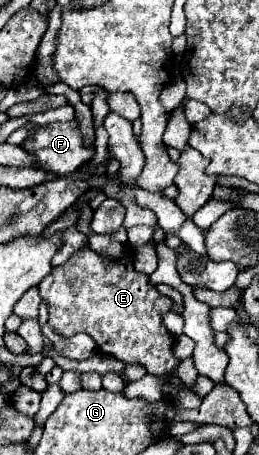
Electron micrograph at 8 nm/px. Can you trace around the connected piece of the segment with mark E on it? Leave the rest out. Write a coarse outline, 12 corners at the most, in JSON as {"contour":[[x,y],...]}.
{"contour":[[74,254],[40,282],[48,324],[176,376],[172,300],[134,270]]}

